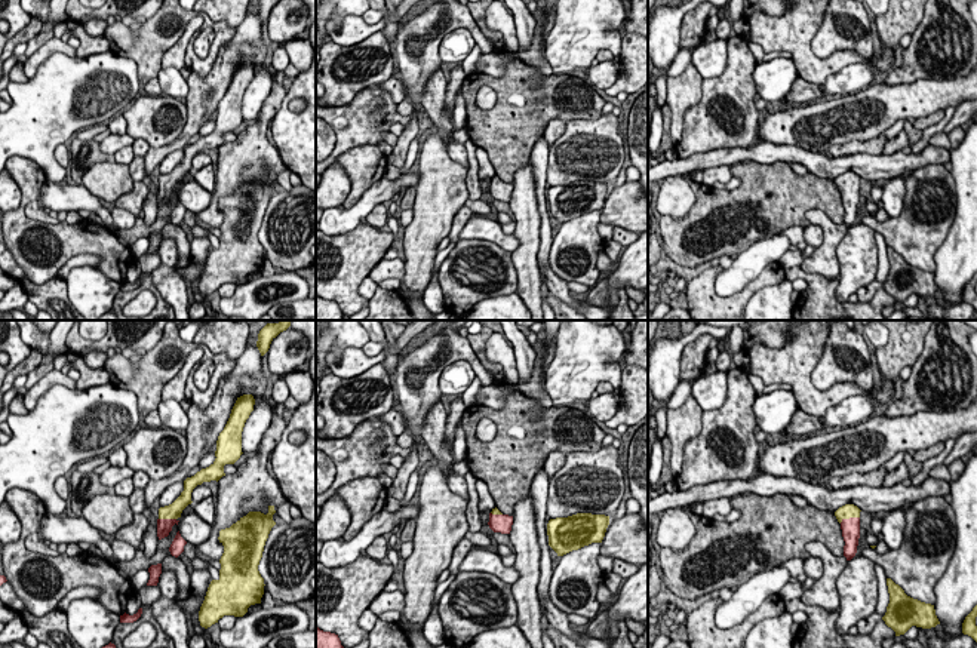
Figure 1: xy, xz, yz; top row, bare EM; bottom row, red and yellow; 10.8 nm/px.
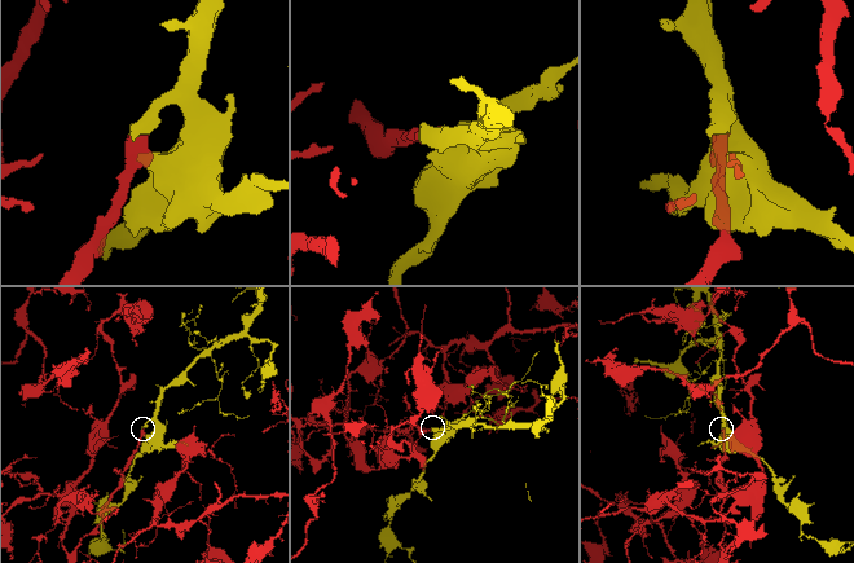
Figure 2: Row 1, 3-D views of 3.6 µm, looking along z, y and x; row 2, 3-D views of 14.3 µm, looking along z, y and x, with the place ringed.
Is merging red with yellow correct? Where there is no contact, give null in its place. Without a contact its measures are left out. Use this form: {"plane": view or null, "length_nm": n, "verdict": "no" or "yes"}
{"plane": "yz", "length_nm": 240, "verdict": "yes"}

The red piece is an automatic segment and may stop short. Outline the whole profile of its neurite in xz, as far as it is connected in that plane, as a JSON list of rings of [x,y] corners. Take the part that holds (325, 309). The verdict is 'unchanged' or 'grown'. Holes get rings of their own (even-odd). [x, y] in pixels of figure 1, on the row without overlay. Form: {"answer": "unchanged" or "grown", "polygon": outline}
{"answer": "unchanged", "polygon": [[[316,294],[316,320],[344,320],[338,302],[323,300]]]}

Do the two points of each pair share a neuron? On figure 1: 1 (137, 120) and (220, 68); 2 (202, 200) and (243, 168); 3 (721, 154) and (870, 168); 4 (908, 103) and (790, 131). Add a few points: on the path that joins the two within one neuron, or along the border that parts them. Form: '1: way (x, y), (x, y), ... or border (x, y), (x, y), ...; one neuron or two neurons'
1: border (186, 103), (186, 125), (177, 137); two neurons
2: border (212, 194), (211, 203), (196, 215); two neurons
3: way (758, 153), (805, 151), (822, 165), (833, 165); one neuron
4: way (878, 107), (865, 117), (829, 122), (820, 131); one neuron

